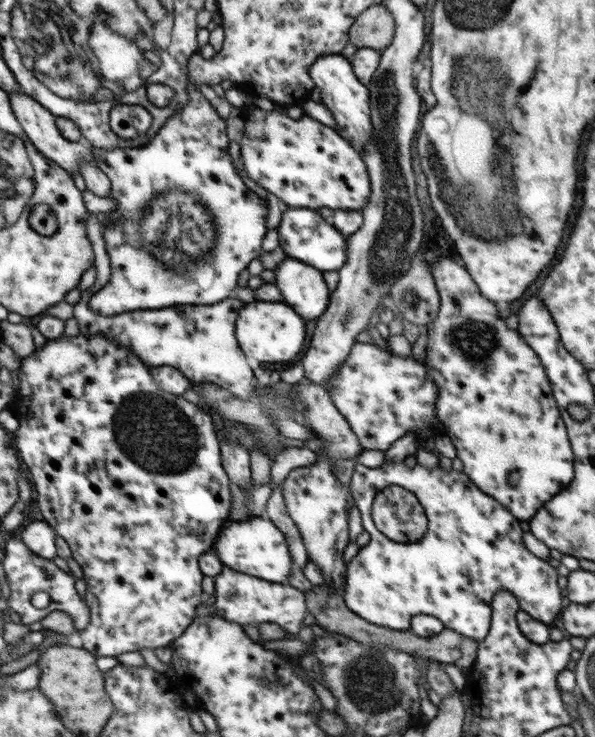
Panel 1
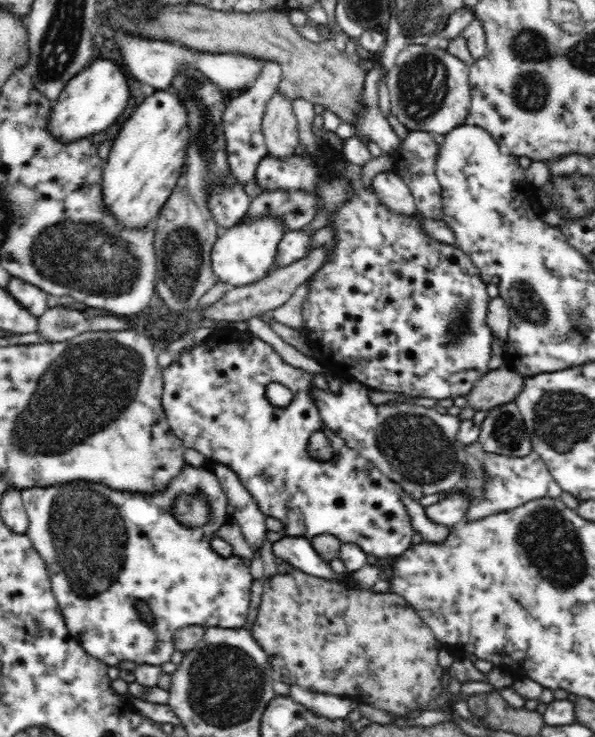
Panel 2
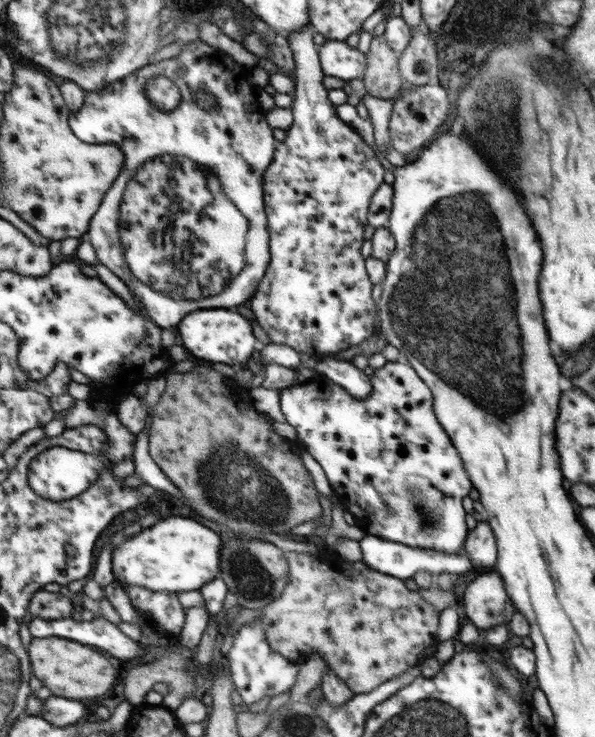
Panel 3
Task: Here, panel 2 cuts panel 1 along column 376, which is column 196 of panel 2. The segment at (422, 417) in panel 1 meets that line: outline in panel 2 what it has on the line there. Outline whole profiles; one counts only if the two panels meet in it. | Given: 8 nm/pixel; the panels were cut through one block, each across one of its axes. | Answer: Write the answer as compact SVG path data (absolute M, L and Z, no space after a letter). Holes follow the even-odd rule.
M243 327L213 332L201 344L196 345L191 350L184 352L182 350L172 358L171 362L172 364L169 367L162 370L162 375L164 375L162 407L164 407L169 427L183 442L185 447L198 450L198 452L204 454L206 460L210 463L226 465L226 467L234 471L238 475L240 482L244 485L244 488L254 497L262 514L265 514L266 517L272 516L272 518L280 519L280 522L284 526L282 534L285 534L285 536L302 536L307 539L320 536L320 534L331 534L338 538L338 540L341 540L342 543L351 542L352 544L358 544L366 554L372 554L372 556L376 556L378 559L398 557L411 547L413 535L412 519L410 519L410 515L406 511L406 505L402 502L402 496L398 492L398 485L389 479L381 470L378 470L372 462L362 457L357 450L350 448L346 444L346 441L340 438L335 431L330 430L324 425L324 421L320 417L320 409L318 409L318 405L314 403L314 399L310 395L310 388L314 387L312 383L313 374L311 372L295 368L286 363L270 344L262 341L254 333L250 333ZM272 382L280 382L280 384L284 384L286 388L291 390L293 399L287 406L276 407L268 401L266 386L272 384ZM318 430L328 437L330 445L334 447L335 456L329 462L314 460L314 458L310 457L310 452L308 452L309 438L314 432L318 432Z

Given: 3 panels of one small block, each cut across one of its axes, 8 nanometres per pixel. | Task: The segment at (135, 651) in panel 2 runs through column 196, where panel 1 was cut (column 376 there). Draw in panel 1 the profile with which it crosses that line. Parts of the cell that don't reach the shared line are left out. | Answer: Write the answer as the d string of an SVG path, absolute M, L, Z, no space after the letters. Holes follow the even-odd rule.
M384 462L379 468L366 468L362 464L356 464L352 478L350 480L349 491L353 496L355 505L361 514L362 524L364 530L369 532L370 541L365 546L359 547L358 553L347 563L347 575L345 576L345 590L343 592L343 599L345 605L360 618L371 622L372 624L378 625L379 627L390 628L391 630L404 631L411 630L411 620L418 614L427 614L428 616L435 616L440 619L440 622L449 628L455 630L458 634L463 634L466 638L472 640L482 641L489 633L491 625L491 602L493 601L494 595L497 594L498 589L506 589L510 591L519 600L519 605L524 612L527 612L532 618L543 622L549 626L552 626L552 622L560 612L562 612L562 594L560 592L560 586L558 585L558 571L556 567L552 567L548 560L542 560L538 556L534 556L534 553L526 548L523 543L522 535L524 532L520 529L519 520L511 513L508 512L494 497L488 496L485 492L482 492L475 484L470 480L467 474L462 471L444 471L440 465L433 468L422 467L416 464L414 468L406 468L404 462L387 463ZM387 486L401 486L406 490L416 495L416 498L420 501L420 504L424 507L425 514L427 515L427 531L424 536L411 543L400 543L390 540L387 536L384 536L374 524L373 518L371 517L372 505L380 489L386 488Z

